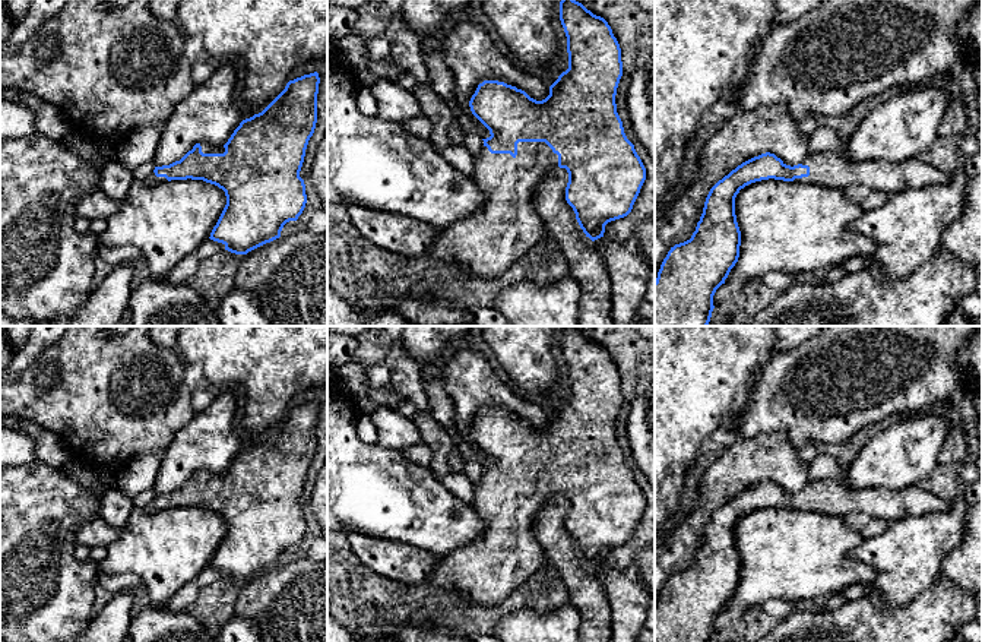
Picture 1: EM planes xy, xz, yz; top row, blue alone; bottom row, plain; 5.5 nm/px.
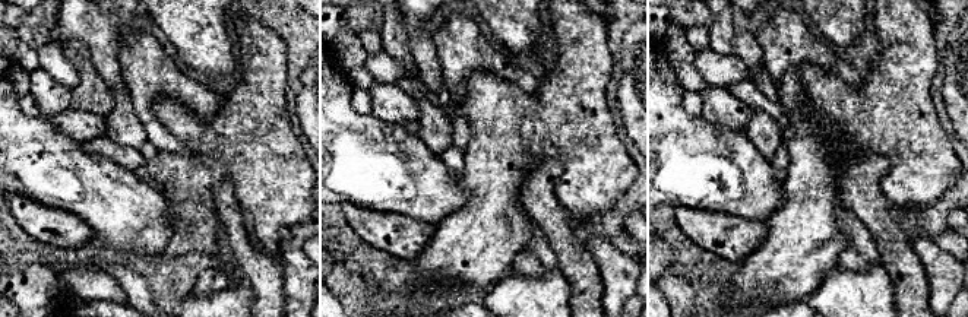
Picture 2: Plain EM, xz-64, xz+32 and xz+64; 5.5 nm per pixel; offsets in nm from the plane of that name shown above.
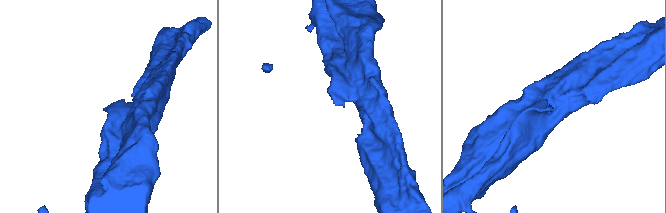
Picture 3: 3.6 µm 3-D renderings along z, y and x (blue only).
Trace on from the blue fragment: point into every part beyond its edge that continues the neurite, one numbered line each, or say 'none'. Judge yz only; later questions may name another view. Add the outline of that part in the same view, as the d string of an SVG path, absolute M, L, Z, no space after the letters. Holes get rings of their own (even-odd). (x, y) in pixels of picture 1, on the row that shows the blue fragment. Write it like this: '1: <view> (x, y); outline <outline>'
1: yz (829, 168); outline M823 151L808 155L802 165L810 167L810 175L795 178L796 183L846 189L859 184L893 196L905 189L922 189L932 184L950 181L943 174L919 158L907 158L900 162L884 159L852 161L848 155Z

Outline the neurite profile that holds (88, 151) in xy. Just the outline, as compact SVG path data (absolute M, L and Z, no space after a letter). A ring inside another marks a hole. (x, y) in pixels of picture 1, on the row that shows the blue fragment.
M75 133L67 135L61 142L69 151L80 155L86 161L91 161L98 168L101 168L105 164L96 146L92 142L88 142L76 136Z

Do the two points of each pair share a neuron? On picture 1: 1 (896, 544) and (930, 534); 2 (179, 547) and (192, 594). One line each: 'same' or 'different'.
1: same
2: different

